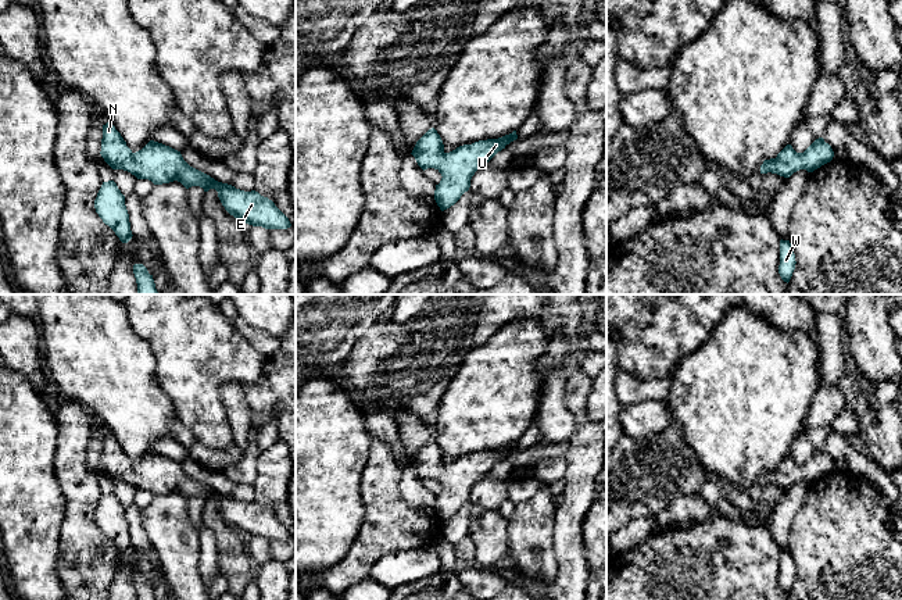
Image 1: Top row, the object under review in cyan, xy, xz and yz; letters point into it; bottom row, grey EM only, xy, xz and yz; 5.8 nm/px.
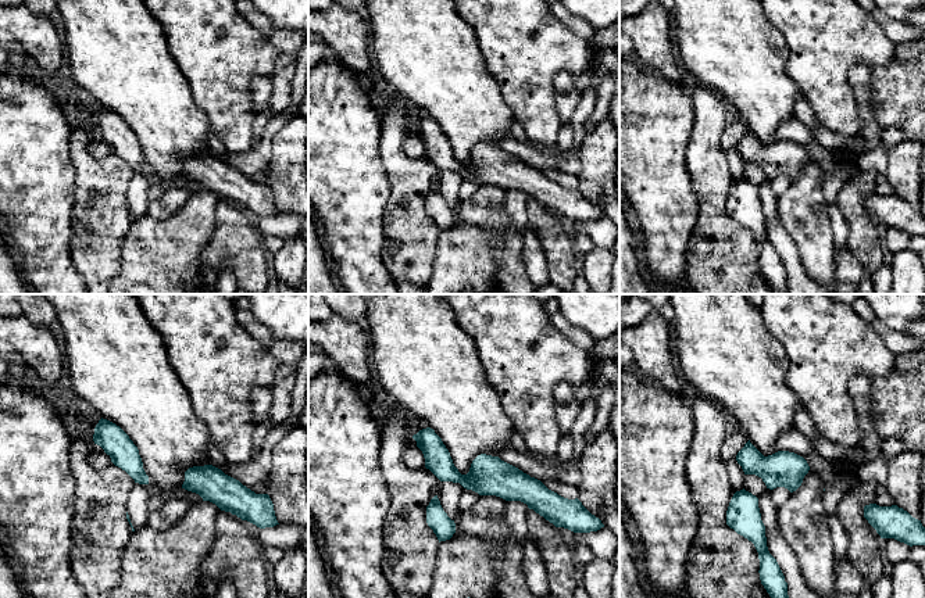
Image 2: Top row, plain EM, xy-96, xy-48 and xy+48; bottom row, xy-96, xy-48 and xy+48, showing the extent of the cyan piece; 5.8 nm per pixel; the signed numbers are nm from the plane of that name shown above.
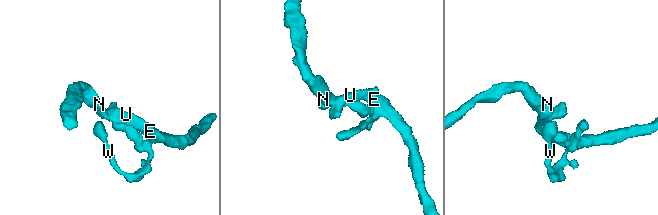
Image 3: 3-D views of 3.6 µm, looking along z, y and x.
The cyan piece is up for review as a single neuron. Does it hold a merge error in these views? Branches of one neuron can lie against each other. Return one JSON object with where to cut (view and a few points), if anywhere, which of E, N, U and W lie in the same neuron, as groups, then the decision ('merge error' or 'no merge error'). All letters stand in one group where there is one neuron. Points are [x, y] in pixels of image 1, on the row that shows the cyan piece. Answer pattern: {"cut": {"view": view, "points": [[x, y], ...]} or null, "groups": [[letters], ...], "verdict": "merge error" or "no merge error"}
{"cut": null, "groups": [["E", "N", "U", "W"]], "verdict": "no merge error"}

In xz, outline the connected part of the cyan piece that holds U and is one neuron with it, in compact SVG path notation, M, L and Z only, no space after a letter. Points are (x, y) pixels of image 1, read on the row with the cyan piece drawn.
M432 128L416 142L411 154L423 171L434 168L441 174L443 178L436 185L434 200L444 211L469 190L475 172L516 139L518 135L513 131L498 139L479 140L445 153L440 135Z

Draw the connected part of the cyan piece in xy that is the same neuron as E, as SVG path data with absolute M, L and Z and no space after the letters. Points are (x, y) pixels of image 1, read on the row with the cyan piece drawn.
M111 122L103 125L101 157L112 169L124 169L137 179L148 179L154 185L180 182L186 189L200 186L204 192L215 189L225 210L241 222L265 229L287 229L289 218L272 200L258 192L244 192L222 183L190 167L180 151L150 140L133 153Z

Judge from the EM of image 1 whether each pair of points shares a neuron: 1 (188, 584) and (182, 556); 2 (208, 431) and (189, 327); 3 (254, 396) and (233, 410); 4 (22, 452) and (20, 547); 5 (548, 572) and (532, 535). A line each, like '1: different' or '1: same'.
1: same
2: same
3: different
4: same
5: same

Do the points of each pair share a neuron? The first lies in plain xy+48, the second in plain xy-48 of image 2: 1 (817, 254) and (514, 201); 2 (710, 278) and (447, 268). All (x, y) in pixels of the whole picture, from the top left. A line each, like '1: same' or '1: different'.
1: different
2: different

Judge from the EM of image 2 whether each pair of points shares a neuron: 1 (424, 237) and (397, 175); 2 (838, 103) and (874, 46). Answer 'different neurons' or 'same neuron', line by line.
1: same neuron
2: same neuron

